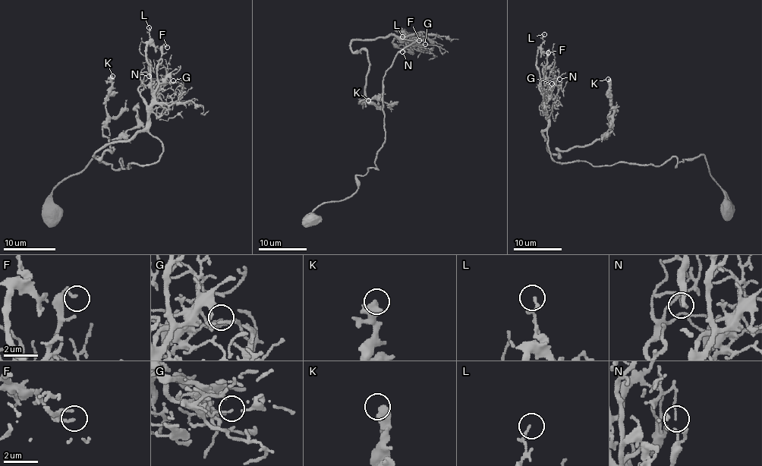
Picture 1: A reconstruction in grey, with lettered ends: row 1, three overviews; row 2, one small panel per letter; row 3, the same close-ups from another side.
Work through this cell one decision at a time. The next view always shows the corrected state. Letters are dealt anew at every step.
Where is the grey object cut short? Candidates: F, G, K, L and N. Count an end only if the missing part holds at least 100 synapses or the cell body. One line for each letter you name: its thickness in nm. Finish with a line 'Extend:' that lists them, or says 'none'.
Extend: none

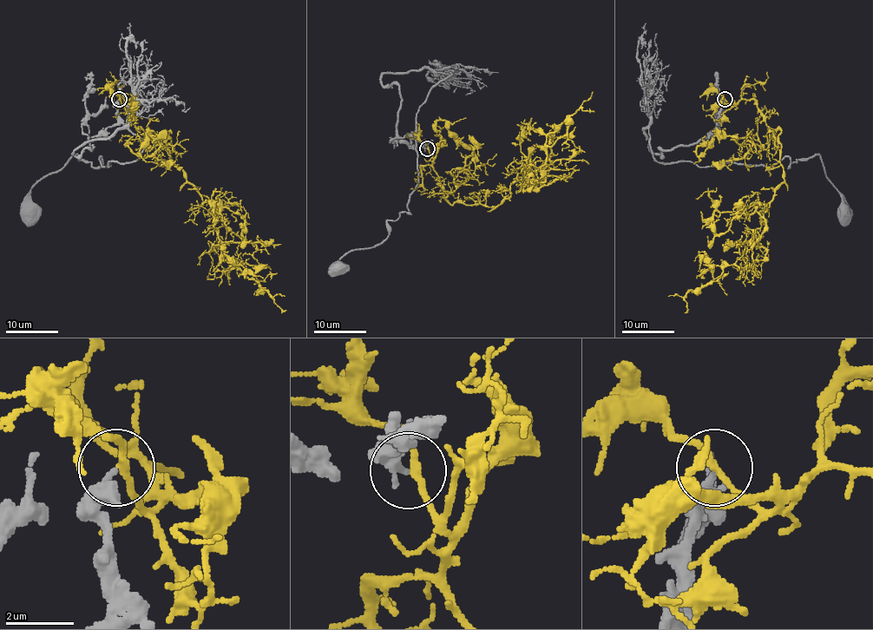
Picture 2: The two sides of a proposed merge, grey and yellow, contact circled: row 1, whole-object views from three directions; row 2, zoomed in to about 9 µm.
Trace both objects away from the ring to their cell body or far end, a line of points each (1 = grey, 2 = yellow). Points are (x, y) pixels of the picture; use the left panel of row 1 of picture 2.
1: (118, 100), (73, 154), (120, 128), (139, 156), (73, 155), (31, 189), (29, 214)
2: (118, 98), (213, 204), (224, 242), (238, 244), (238, 267), (285, 309)

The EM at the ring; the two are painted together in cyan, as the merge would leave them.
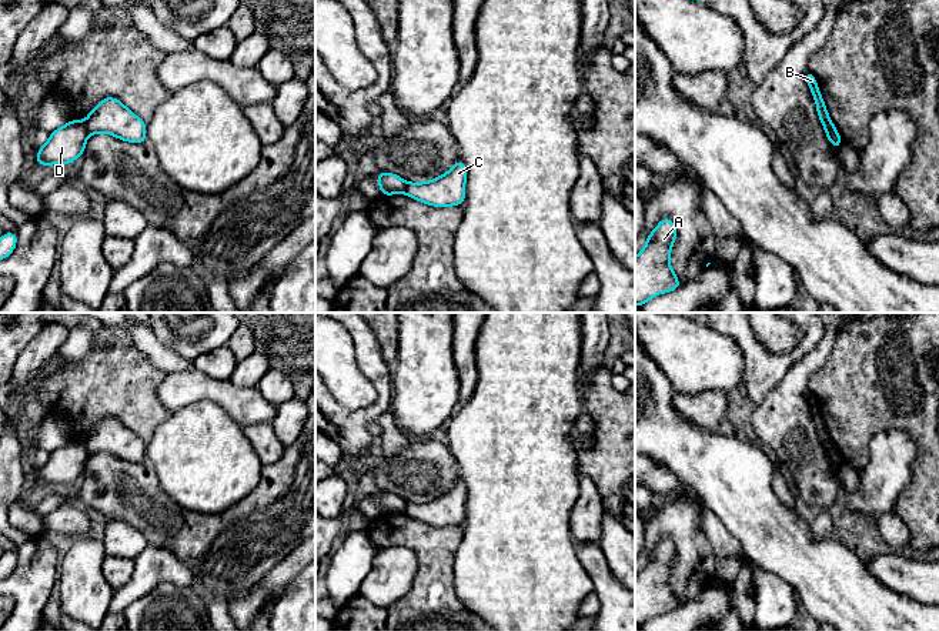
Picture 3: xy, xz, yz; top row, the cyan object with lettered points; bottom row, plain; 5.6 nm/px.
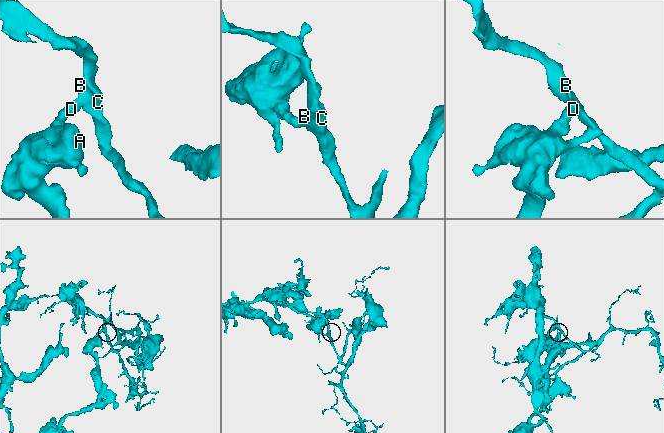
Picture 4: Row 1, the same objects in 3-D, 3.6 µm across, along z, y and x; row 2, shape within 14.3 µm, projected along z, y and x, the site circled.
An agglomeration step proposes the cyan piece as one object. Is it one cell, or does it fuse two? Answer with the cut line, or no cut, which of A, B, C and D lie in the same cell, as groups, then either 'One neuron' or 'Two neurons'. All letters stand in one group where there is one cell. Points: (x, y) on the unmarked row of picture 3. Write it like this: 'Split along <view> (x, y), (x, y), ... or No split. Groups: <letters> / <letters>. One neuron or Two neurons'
Split along yz (824, 444), (836, 453). Groups: A D / B C. Two neurons

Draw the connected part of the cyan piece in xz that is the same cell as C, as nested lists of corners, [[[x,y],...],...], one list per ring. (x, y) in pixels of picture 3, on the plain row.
[[[458,480],[448,493],[425,503],[407,503],[405,514],[434,527],[461,525],[465,520],[467,488]]]

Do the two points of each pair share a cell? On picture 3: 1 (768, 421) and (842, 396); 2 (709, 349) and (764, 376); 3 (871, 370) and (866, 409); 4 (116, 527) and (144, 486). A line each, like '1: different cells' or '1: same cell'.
1: different cells
2: different cells
3: same cell
4: different cells

